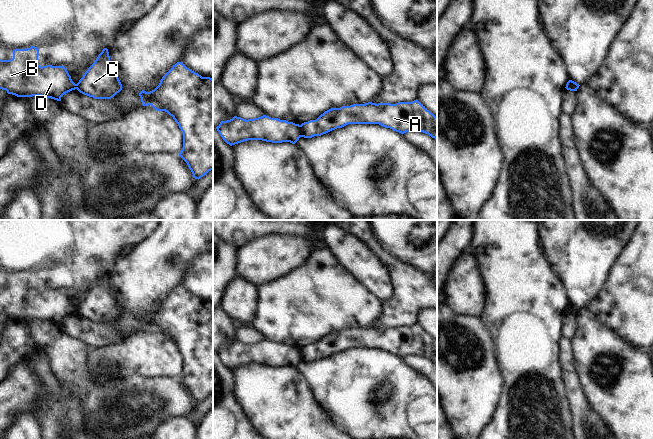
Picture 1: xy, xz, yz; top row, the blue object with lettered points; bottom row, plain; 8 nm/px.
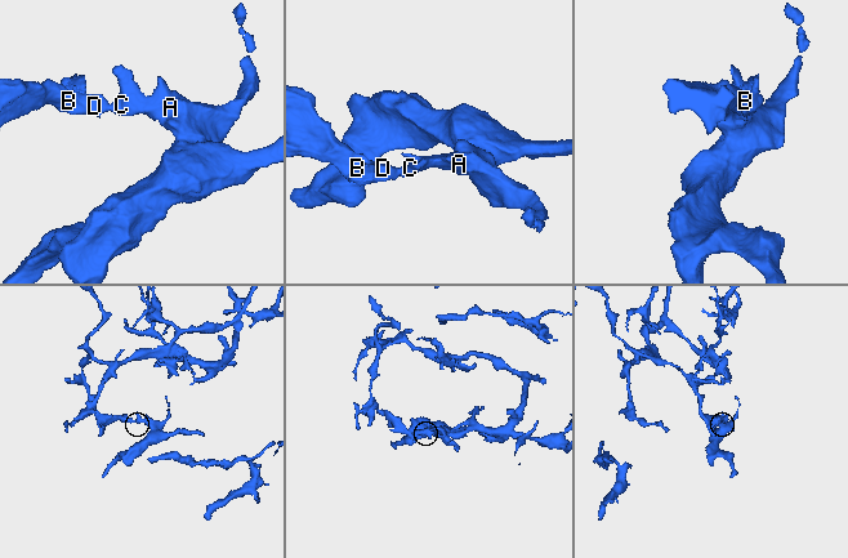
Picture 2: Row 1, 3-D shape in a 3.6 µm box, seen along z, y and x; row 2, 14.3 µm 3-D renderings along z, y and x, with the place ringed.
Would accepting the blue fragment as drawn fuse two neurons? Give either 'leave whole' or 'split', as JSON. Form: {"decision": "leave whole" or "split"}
{"decision": "split"}

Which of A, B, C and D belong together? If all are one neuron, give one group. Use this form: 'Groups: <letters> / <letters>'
Groups: A C / B D.

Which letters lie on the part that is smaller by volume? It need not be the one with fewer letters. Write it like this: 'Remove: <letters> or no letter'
Remove: A, C

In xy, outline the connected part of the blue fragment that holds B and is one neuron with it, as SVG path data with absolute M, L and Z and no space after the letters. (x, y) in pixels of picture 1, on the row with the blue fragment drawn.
M14 49L13 58L0 59L0 89L17 97L42 96L61 101L61 97L76 89L64 66L40 66L39 49Z

